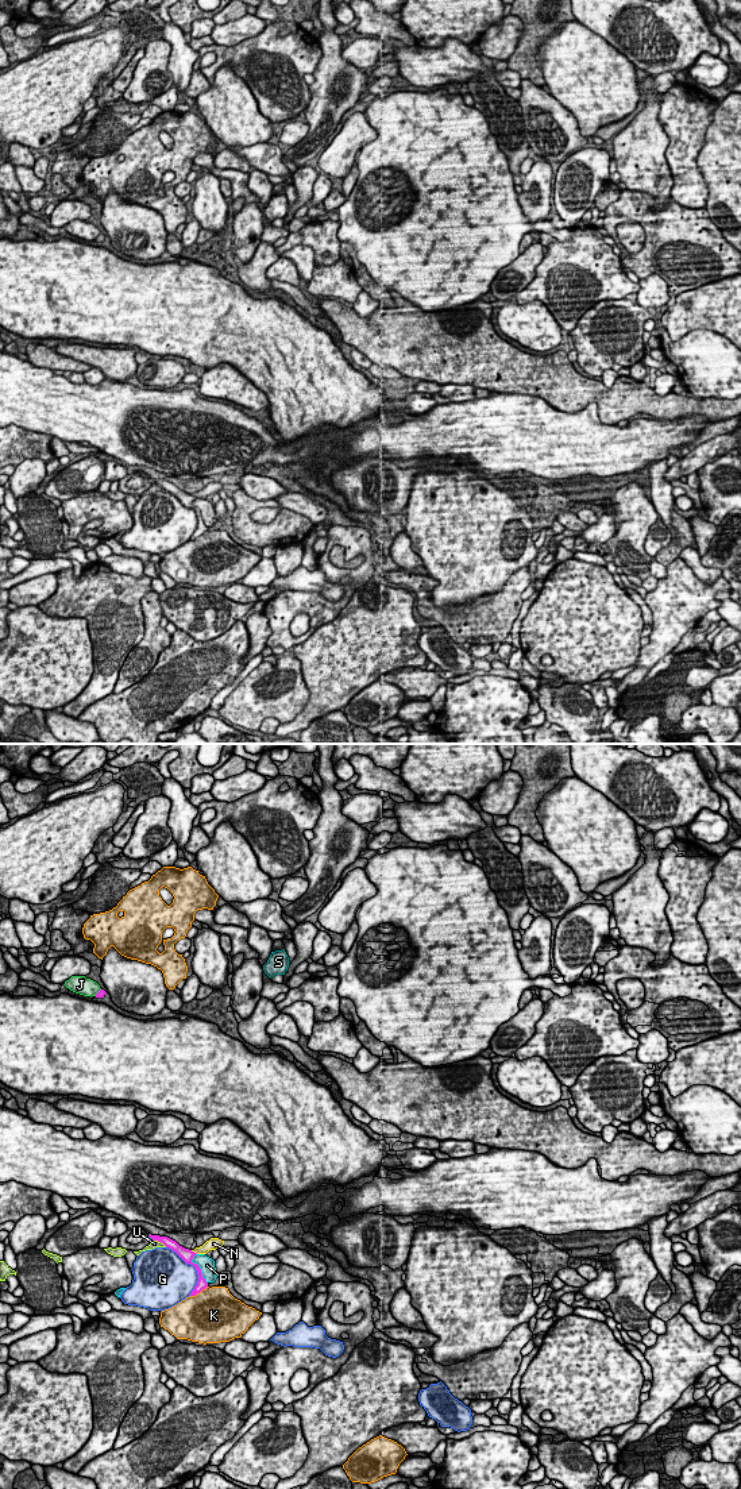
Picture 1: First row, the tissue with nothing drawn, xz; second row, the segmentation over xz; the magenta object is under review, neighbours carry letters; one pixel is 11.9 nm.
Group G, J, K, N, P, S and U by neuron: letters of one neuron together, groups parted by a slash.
G / J / K / N U / P / S

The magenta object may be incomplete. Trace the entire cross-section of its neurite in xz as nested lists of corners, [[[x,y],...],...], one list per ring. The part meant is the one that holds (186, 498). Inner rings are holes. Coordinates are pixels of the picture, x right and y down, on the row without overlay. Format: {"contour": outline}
{"contour": [[[151,478],[148,481],[151,482],[151,485],[158,485],[158,486],[163,487],[166,491],[175,495],[186,508],[190,508],[196,512],[197,518],[198,518],[198,525],[197,525],[197,529],[194,531],[194,533],[192,535],[190,540],[196,540],[197,537],[200,537],[202,533],[205,533],[208,531],[208,526],[202,521],[200,510],[197,508],[192,506],[193,501],[197,497],[180,490],[175,485],[173,485],[167,481],[159,481],[159,479],[151,479]]]}

